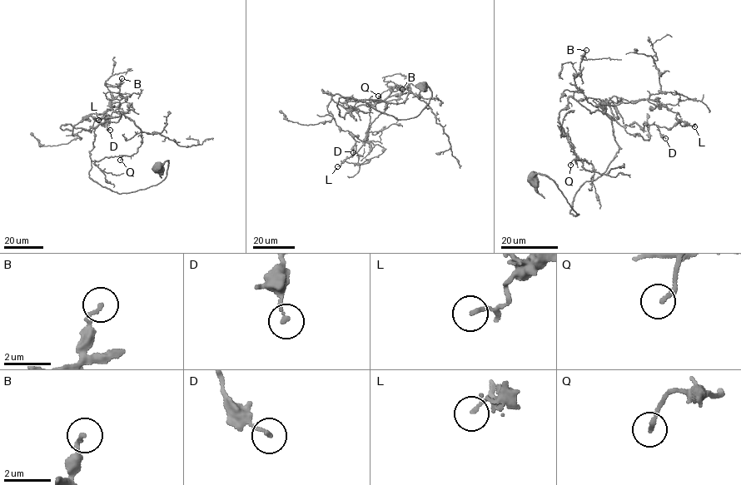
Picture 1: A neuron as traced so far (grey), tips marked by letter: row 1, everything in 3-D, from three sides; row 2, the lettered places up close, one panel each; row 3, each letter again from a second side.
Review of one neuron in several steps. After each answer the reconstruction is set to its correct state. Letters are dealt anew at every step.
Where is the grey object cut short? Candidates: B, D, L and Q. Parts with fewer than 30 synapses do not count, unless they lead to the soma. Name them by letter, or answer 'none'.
none

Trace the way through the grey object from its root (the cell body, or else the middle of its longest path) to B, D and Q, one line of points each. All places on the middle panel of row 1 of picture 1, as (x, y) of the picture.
B: (422, 86), (431, 98), (414, 117), (349, 96), (339, 98), (339, 116), (402, 89)
D: (422, 86), (429, 102), (402, 119), (349, 96), (339, 98), (341, 117), (352, 106), (321, 90), (353, 152)
Q: (422, 86), (431, 98), (414, 117), (349, 96), (339, 116), (410, 89), (396, 104), (378, 96)

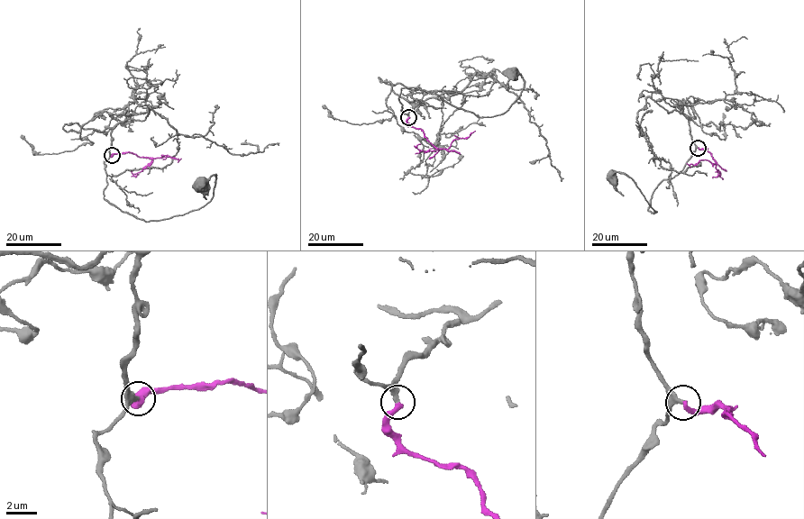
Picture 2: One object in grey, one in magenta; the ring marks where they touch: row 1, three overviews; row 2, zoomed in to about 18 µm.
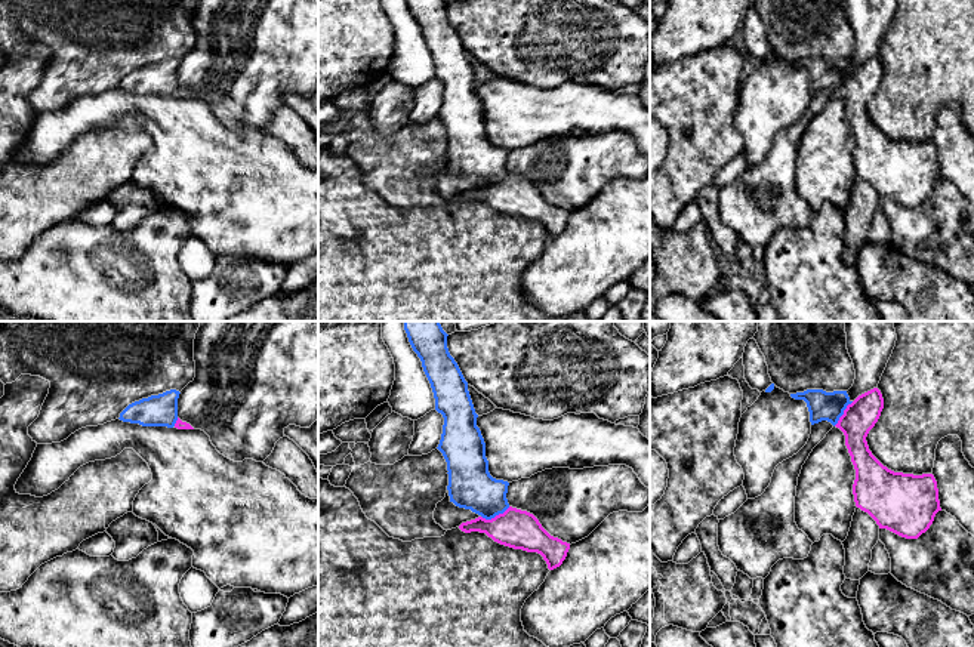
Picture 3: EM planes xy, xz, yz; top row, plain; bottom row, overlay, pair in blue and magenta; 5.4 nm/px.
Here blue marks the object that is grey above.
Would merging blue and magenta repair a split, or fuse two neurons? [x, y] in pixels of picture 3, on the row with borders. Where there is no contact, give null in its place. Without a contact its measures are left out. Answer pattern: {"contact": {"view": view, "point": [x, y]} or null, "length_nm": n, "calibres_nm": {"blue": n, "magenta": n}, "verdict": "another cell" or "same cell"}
{"contact": {"view": "xz", "point": [495, 515]}, "length_nm": 170, "calibres_nm": {"blue": 240, "magenta": 220}, "verdict": "same cell"}

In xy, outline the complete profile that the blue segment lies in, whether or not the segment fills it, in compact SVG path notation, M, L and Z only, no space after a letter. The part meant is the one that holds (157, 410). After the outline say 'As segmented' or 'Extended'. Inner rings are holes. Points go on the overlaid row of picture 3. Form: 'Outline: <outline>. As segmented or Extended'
Outline: M170 389L158 395L151 395L129 404L121 413L120 420L139 423L142 426L167 426L178 429L194 429L189 423L178 418L179 391Z. Extended

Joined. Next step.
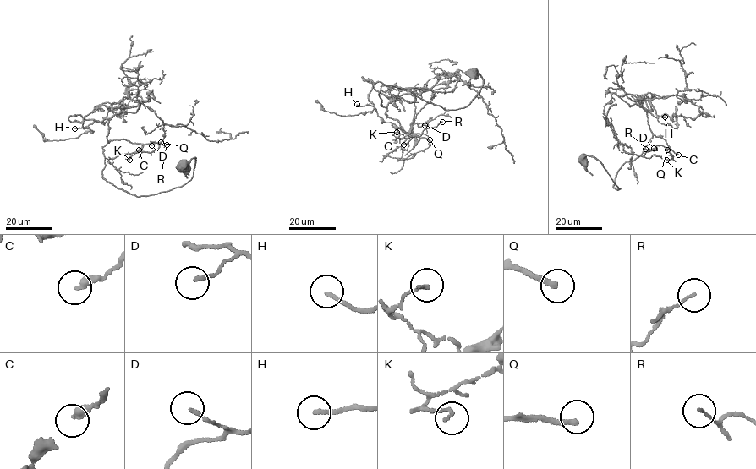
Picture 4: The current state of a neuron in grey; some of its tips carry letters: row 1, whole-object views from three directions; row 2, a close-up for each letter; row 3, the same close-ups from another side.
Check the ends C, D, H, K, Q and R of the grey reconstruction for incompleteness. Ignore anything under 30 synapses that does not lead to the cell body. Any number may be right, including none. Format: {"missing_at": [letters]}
{"missing_at": ["H", "Q"]}

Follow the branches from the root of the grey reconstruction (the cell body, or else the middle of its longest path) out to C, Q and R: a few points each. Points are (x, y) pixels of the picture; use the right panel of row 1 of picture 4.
C: (583, 160), (594, 156), (617, 190), (613, 187), (616, 172), (654, 135), (678, 155)
Q: (583, 160), (594, 156), (617, 190), (613, 187), (616, 172), (654, 135), (665, 139), (667, 149)
R: (583, 160), (594, 156), (617, 190), (613, 187), (616, 172), (654, 135), (669, 148), (645, 149)

